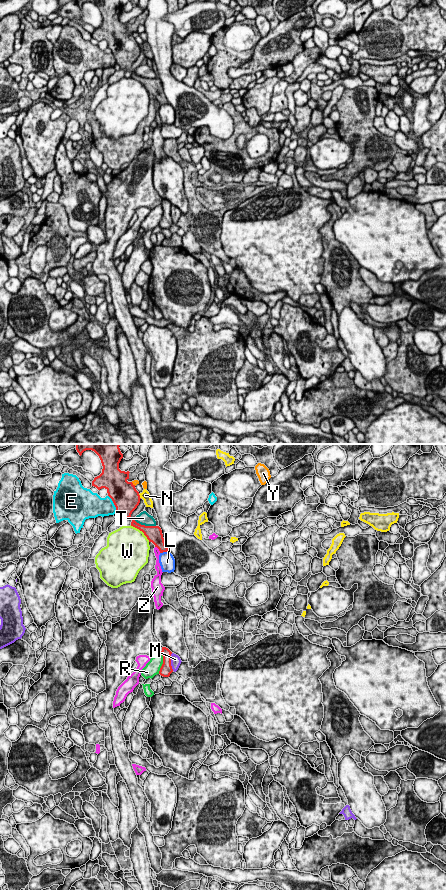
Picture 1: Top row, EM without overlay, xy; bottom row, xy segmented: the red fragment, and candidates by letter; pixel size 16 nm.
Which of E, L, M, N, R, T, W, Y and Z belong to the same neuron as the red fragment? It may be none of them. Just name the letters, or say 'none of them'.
none of them

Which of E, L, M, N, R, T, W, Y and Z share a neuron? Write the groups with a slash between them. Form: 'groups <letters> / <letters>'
groups E / L W / M / N / R / T / Y / Z

